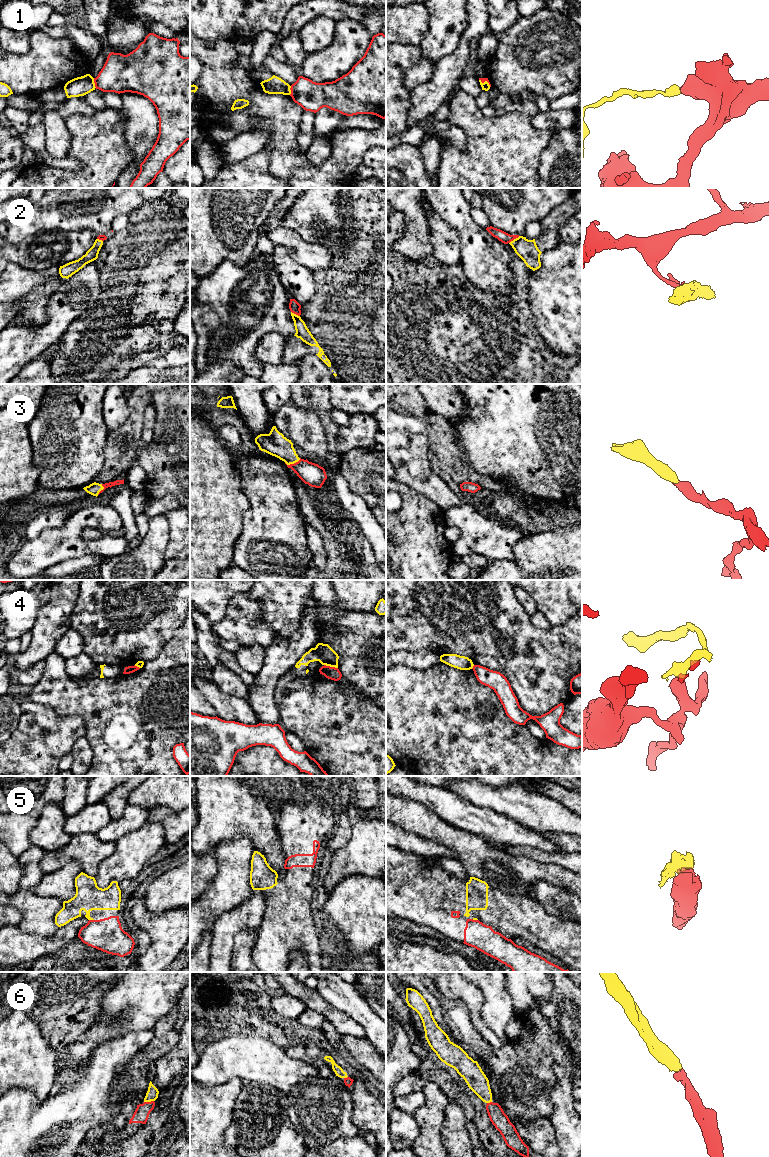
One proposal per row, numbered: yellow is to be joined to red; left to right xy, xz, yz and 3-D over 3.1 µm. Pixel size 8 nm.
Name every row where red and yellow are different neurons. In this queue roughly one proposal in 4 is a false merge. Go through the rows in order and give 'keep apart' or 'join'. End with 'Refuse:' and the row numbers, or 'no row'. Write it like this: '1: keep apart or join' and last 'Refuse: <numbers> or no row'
1: keep apart
2: keep apart
3: join
4: keep apart
5: join
6: join
Refuse: 1, 2, 4

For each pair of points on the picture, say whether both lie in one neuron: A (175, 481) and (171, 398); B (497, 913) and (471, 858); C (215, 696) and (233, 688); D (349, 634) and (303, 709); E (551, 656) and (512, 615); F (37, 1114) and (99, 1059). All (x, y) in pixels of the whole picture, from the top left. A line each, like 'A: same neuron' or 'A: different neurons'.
A: same neuron
B: different neurons
C: different neurons
D: different neurons
E: same neuron
F: same neuron

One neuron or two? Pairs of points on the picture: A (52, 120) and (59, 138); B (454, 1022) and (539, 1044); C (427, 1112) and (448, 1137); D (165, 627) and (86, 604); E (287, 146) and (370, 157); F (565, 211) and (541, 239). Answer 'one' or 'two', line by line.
A: one
B: one
C: two
D: one
E: two
F: one

